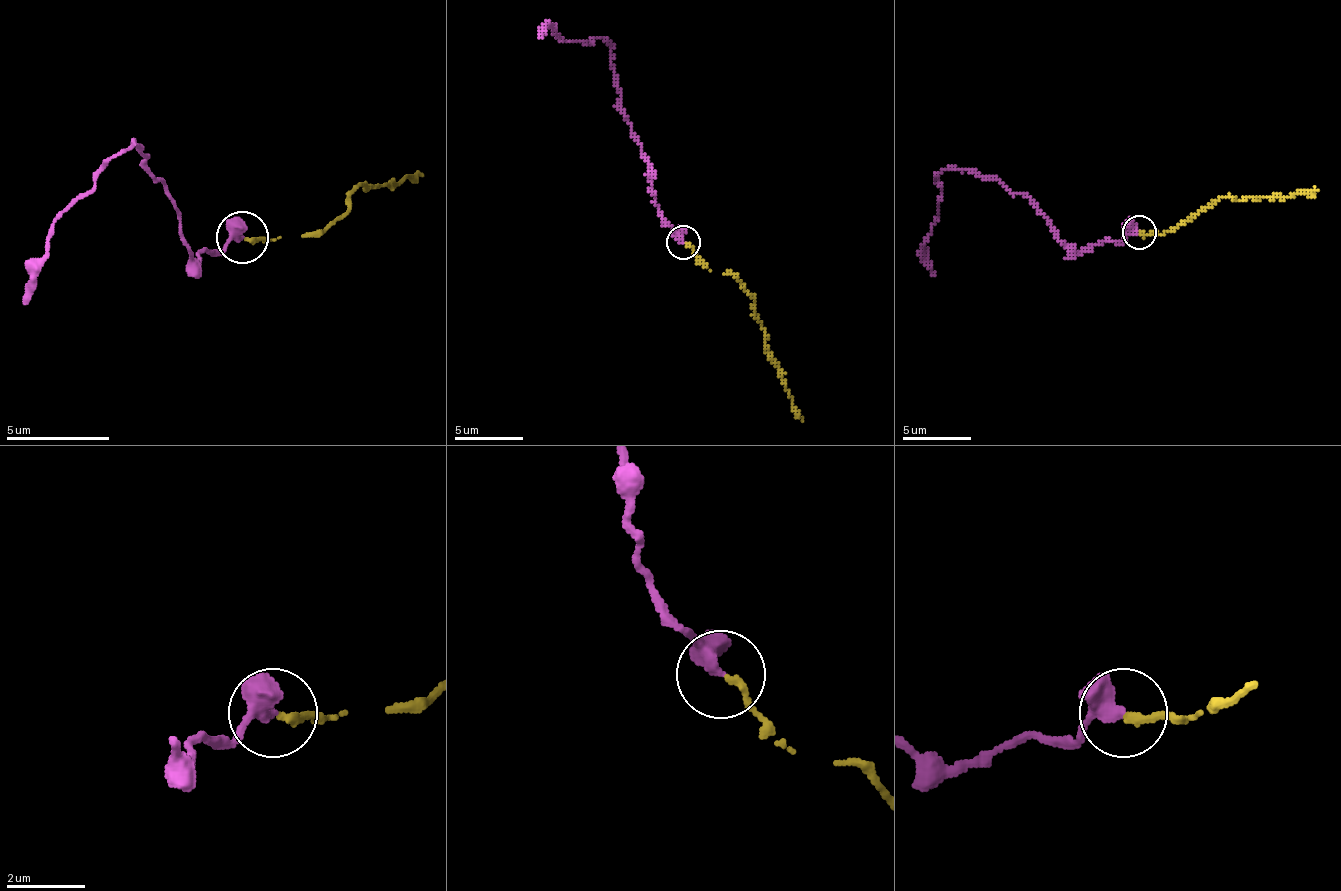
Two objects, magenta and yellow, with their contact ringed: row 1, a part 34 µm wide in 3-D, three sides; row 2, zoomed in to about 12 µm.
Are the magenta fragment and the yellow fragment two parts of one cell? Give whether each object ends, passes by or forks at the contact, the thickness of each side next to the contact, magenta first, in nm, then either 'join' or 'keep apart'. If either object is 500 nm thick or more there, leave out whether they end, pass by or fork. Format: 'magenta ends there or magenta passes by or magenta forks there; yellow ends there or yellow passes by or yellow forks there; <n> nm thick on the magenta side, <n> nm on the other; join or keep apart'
magenta passes by; yellow ends there; 340 nm thick on the magenta side, 180 nm on the other; join

